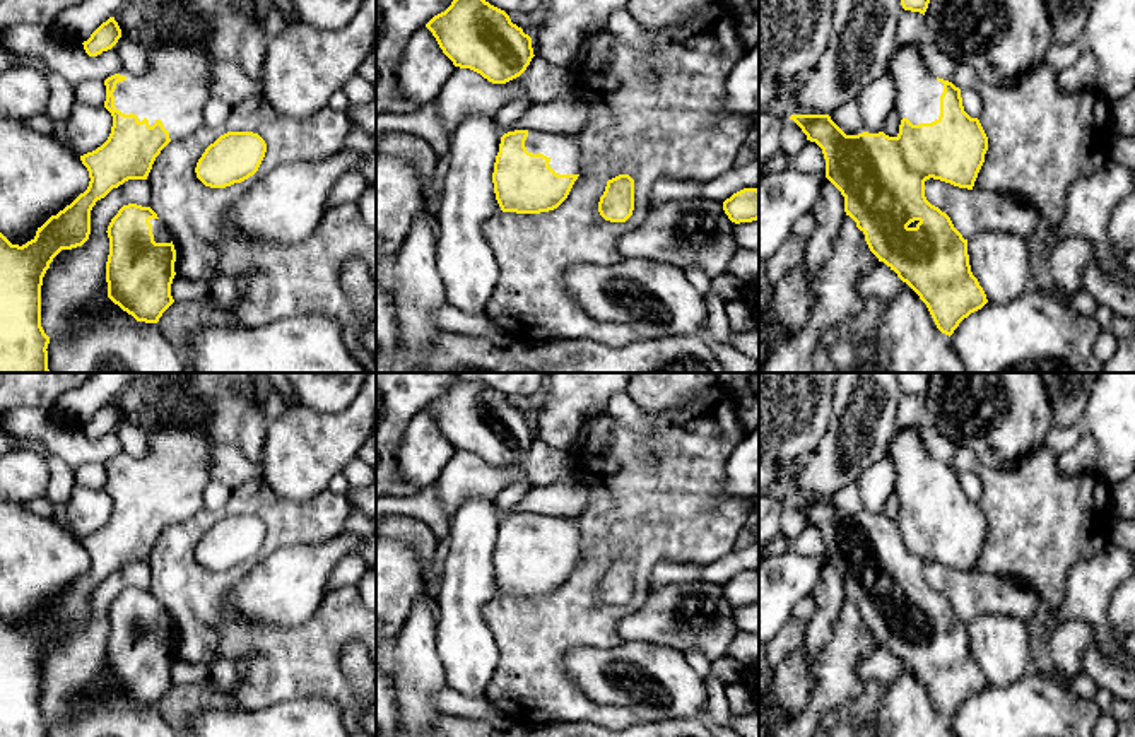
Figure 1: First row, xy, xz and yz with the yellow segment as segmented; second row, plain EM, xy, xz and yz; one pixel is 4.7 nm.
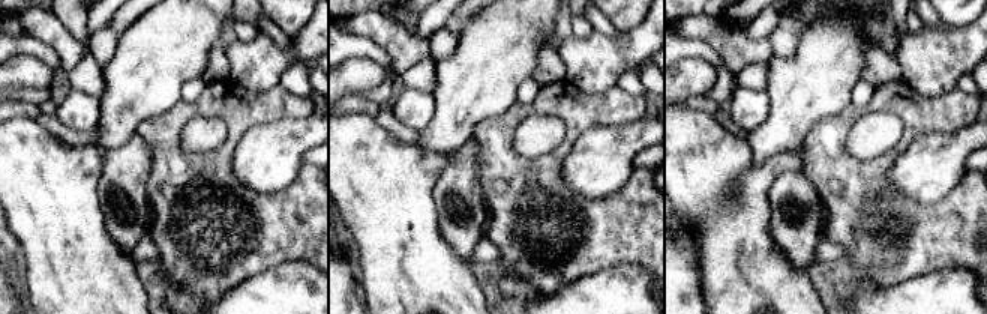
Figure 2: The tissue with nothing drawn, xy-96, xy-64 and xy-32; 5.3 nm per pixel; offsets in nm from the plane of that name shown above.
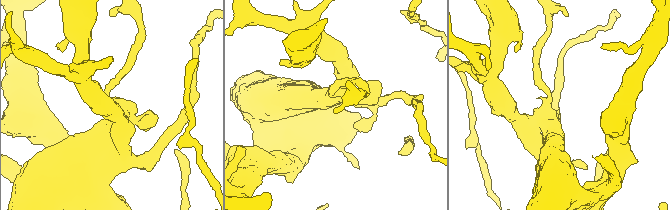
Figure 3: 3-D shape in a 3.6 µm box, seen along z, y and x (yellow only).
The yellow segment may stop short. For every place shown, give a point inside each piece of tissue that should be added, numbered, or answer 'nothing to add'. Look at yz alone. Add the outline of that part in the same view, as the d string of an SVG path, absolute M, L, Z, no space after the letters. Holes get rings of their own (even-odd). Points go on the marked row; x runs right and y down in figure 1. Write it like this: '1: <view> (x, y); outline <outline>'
1: yz (918, 93); outline M918 44L896 48L887 67L896 82L894 111L913 125L938 120L944 92L944 84L926 68Z

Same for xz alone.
1: xz (564, 153); outline M528 130L525 147L532 154L547 156L557 174L579 174L581 149L573 135Z

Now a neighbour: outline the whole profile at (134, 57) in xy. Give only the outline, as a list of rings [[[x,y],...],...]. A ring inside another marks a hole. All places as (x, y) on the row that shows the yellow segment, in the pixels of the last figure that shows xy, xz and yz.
[[[120,38],[115,50],[121,60],[123,70],[133,75],[144,75],[149,70],[149,50],[130,38]]]

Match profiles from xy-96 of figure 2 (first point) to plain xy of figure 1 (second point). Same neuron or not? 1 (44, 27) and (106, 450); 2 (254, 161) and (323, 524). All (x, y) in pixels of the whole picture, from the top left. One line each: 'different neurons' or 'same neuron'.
1: same neuron
2: different neurons

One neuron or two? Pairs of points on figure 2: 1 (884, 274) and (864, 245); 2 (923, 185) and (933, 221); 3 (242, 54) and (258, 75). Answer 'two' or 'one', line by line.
1: one
2: two
3: one

